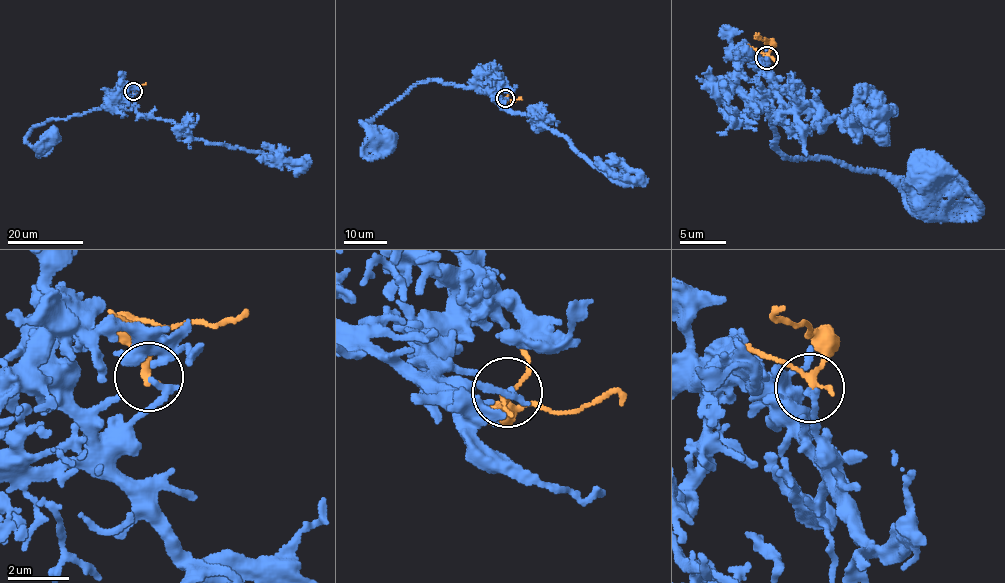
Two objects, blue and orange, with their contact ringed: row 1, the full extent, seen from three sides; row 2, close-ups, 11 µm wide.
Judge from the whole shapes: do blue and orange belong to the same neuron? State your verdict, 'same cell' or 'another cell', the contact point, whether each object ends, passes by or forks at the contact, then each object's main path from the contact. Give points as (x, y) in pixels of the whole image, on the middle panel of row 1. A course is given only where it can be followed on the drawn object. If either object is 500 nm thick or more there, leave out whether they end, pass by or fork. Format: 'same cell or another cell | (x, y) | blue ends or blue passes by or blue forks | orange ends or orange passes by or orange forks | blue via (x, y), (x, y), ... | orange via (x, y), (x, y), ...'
another cell | (505, 98) | blue ends | orange passes by | blue via (505, 98), (438, 80), (417, 82), (397, 100), (362, 122), (372, 126), (385, 140) | orange via (505, 98), (515, 101), (522, 99)

